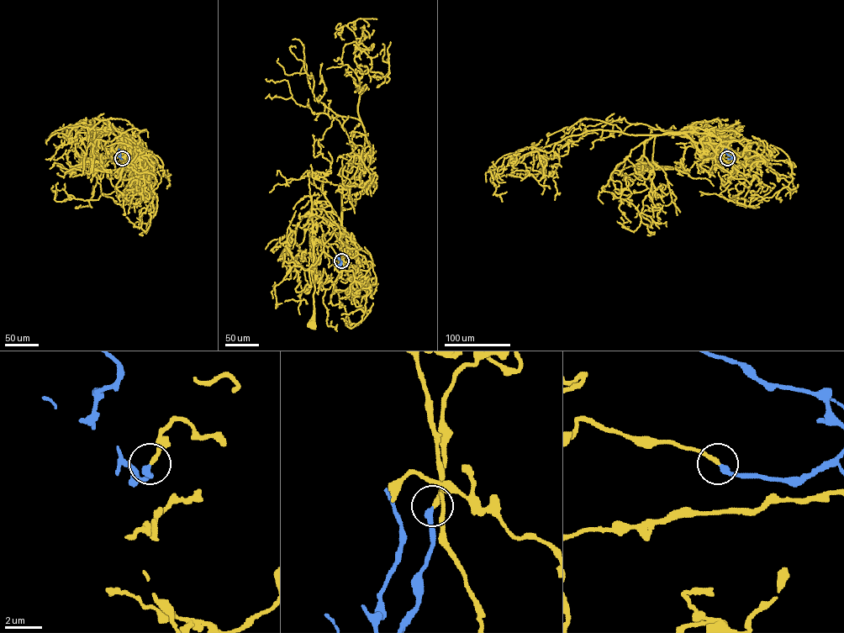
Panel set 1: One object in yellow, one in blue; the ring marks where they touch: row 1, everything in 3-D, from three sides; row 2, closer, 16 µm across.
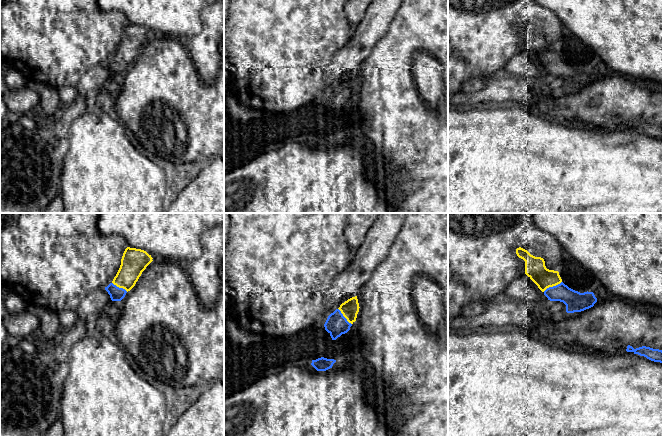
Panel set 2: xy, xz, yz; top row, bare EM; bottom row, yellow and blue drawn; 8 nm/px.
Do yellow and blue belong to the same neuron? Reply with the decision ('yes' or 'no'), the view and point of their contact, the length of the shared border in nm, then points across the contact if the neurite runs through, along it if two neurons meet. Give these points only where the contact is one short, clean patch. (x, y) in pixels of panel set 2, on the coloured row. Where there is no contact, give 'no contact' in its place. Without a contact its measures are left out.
yes; contact yz (552, 286); length 170 nm; way yz (535, 268), (552, 286), (575, 301)

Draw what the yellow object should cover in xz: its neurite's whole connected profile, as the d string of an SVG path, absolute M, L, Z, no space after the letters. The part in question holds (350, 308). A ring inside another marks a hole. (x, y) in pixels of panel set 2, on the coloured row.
M355 296L342 303L338 309L328 316L324 327L332 340L336 340L350 330L352 324L356 321L359 308L358 299Z

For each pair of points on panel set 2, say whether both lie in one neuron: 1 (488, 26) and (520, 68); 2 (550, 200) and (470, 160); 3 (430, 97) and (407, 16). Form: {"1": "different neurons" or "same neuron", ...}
{"1": "different neurons", "2": "same neuron", "3": "different neurons"}

